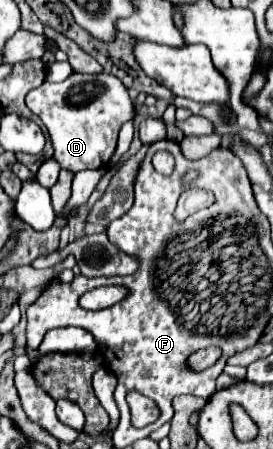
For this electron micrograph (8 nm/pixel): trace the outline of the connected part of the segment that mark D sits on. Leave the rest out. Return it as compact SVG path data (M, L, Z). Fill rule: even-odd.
M70 74L64 82L44 82L28 92L26 106L44 122L54 144L54 160L70 172L106 166L116 150L120 126L136 118L126 86L112 74Z

